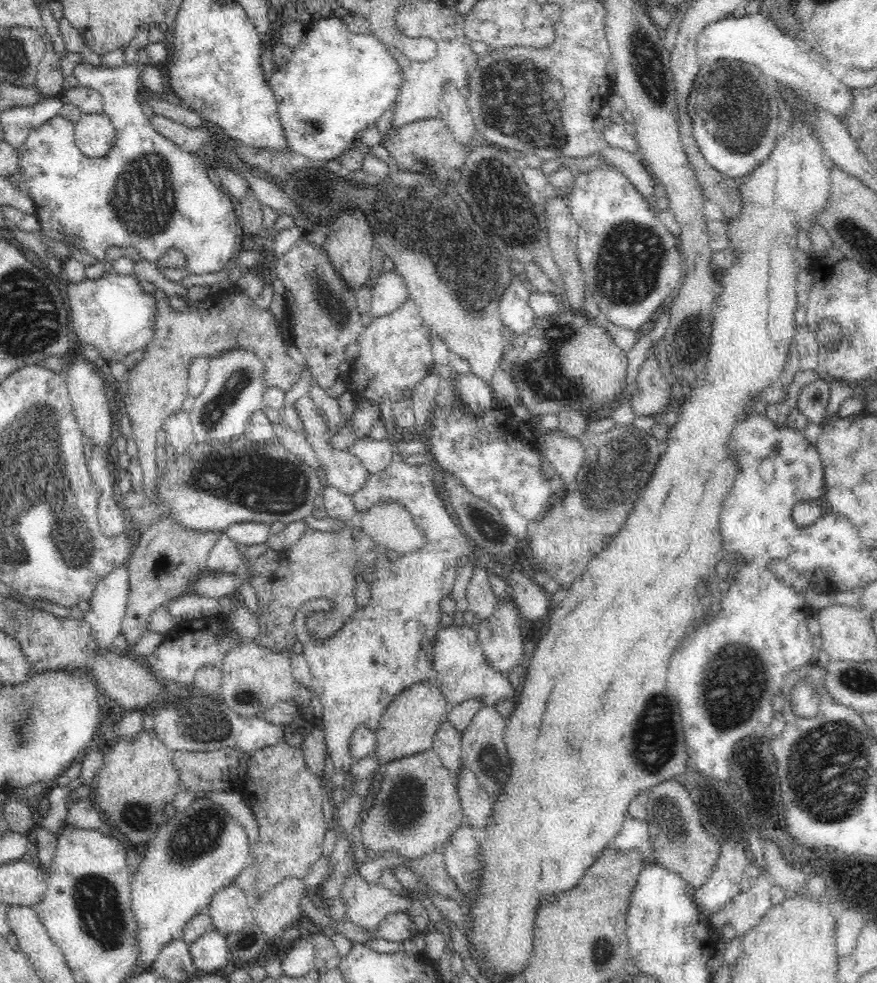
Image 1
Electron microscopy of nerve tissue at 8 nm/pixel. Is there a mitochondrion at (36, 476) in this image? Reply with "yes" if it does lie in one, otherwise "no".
yes

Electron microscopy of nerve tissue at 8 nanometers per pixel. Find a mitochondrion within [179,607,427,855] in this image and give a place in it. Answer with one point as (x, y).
(216, 731)

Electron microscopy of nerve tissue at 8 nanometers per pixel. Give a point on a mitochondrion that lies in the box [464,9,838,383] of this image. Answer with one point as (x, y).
(519, 99)

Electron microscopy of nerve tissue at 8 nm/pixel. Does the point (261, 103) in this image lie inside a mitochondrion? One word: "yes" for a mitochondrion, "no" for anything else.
no

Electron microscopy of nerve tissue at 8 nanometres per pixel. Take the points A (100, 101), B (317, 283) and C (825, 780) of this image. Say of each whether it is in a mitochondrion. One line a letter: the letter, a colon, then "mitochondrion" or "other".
A: other
B: mitochondrion
C: mitochondrion

